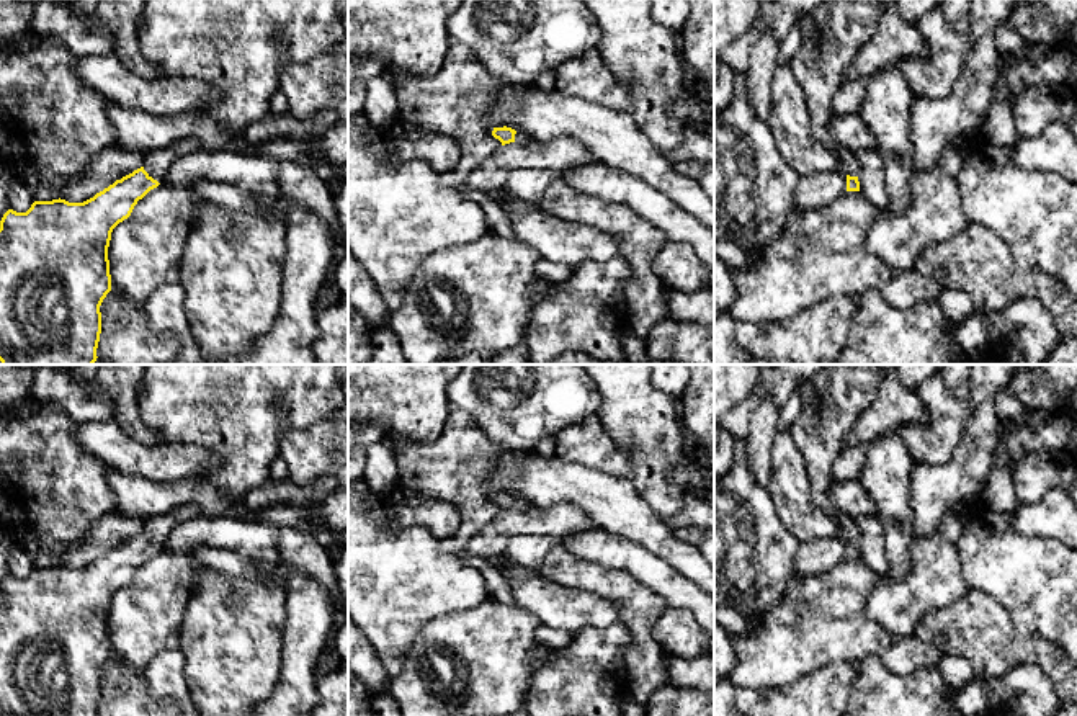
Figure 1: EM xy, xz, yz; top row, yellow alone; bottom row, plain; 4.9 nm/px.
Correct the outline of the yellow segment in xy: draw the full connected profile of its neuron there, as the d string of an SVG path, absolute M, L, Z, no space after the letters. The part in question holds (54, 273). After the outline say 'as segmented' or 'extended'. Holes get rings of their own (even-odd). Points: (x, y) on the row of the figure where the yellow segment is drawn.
M183 139L144 154L144 165L116 180L83 203L65 199L34 201L26 213L8 209L0 221L0 361L2 365L93 365L101 333L100 306L111 291L108 247L113 229L127 219L172 163L206 150L196 139Z; extended

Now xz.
M494 128L492 136L502 142L502 145L515 142L520 145L530 144L533 137L528 132L515 131L512 128Z; extended

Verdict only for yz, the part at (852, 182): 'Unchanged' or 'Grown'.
Grown

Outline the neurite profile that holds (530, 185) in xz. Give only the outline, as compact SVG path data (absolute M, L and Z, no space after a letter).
M518 168L508 173L503 190L528 204L538 206L556 177L557 173L552 170Z

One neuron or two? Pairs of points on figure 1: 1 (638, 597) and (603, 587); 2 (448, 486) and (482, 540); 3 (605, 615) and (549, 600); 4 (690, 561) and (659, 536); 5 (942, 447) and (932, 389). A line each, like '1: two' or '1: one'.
1: one
2: two
3: one
4: one
5: one

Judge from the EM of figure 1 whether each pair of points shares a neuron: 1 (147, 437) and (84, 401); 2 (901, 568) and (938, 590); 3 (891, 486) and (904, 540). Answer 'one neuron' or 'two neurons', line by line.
1: two neurons
2: two neurons
3: one neuron

